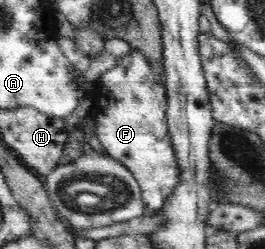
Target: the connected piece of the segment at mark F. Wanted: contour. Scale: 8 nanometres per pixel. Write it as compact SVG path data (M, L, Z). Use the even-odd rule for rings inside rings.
M132 46L129 54L116 58L115 66L103 72L100 76L101 94L109 106L113 106L113 112L105 108L99 116L95 113L93 126L95 138L101 142L105 152L124 163L140 183L147 210L160 212L181 184L181 174L175 149L168 137L166 79L151 61L136 46ZM155 140L162 145L155 146Z

